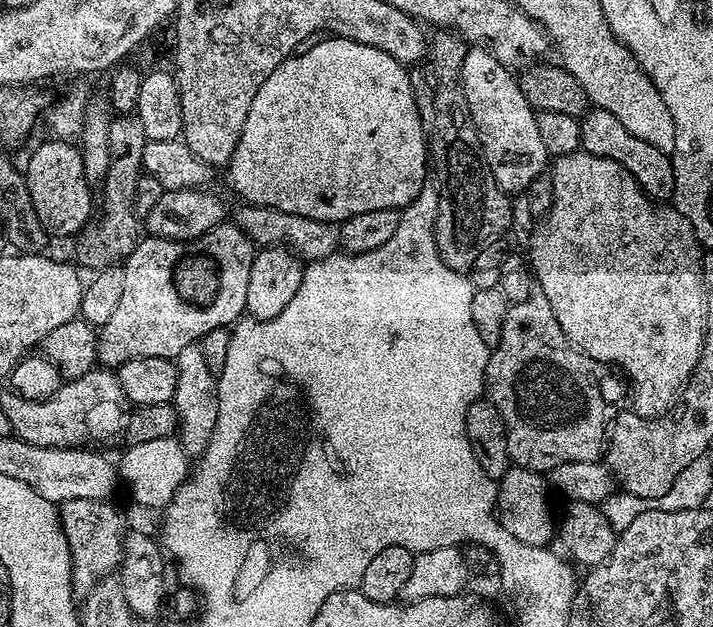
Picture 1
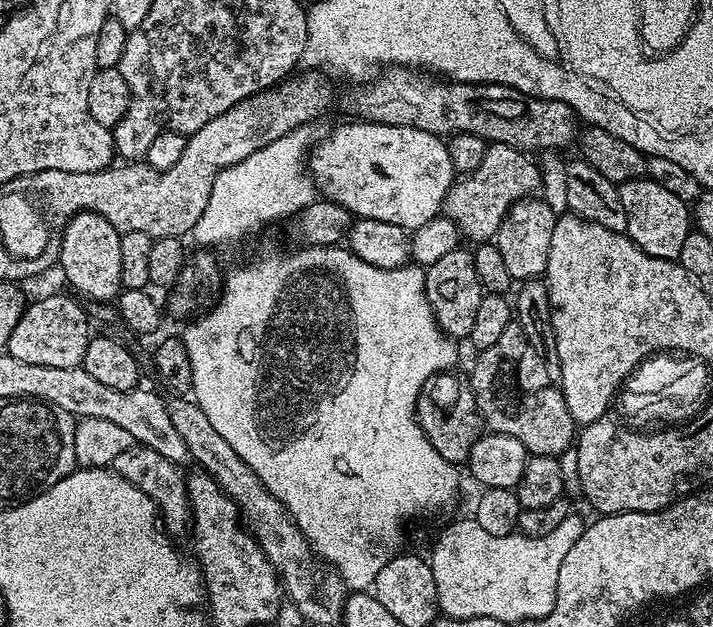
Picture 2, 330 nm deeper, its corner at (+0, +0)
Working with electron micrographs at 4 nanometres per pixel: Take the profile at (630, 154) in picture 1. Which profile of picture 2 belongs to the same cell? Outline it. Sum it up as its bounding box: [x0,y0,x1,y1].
[619,178,694,261]

